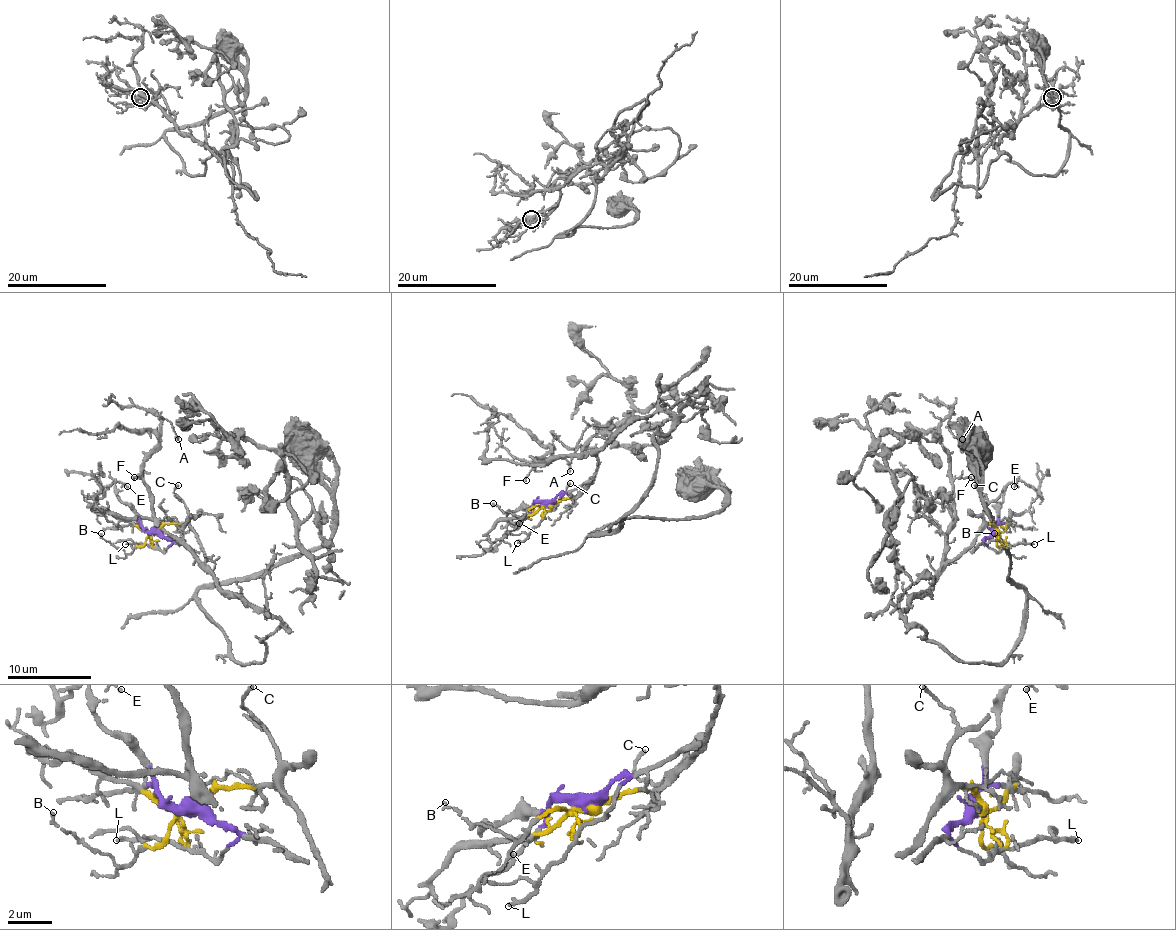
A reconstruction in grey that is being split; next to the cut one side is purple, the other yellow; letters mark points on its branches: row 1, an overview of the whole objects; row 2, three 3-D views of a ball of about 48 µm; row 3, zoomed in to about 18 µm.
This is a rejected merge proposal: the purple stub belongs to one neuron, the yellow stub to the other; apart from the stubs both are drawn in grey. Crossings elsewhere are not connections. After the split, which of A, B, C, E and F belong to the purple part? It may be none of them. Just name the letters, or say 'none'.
E

